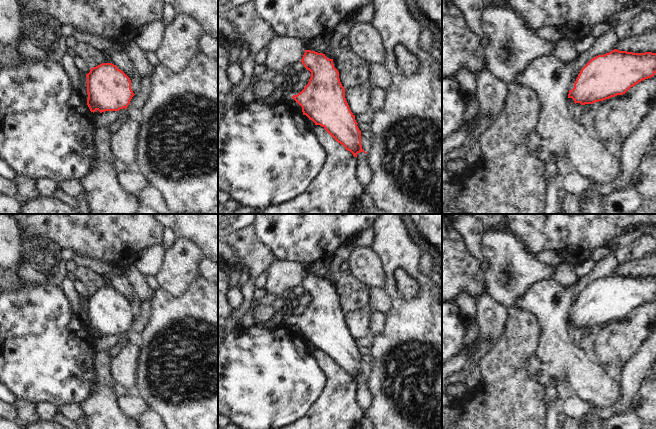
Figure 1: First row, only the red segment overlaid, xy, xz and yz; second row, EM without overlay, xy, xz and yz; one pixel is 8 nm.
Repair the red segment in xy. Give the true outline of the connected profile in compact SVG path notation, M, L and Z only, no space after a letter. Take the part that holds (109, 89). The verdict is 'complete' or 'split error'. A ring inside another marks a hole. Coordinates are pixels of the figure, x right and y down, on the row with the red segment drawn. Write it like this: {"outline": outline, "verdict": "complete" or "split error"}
{"outline": "M102 63L91 68L87 77L87 105L91 112L127 109L135 95L130 78L116 65Z", "verdict": "complete"}

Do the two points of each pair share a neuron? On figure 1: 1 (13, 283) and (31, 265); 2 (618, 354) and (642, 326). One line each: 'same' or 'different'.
1: different
2: same

